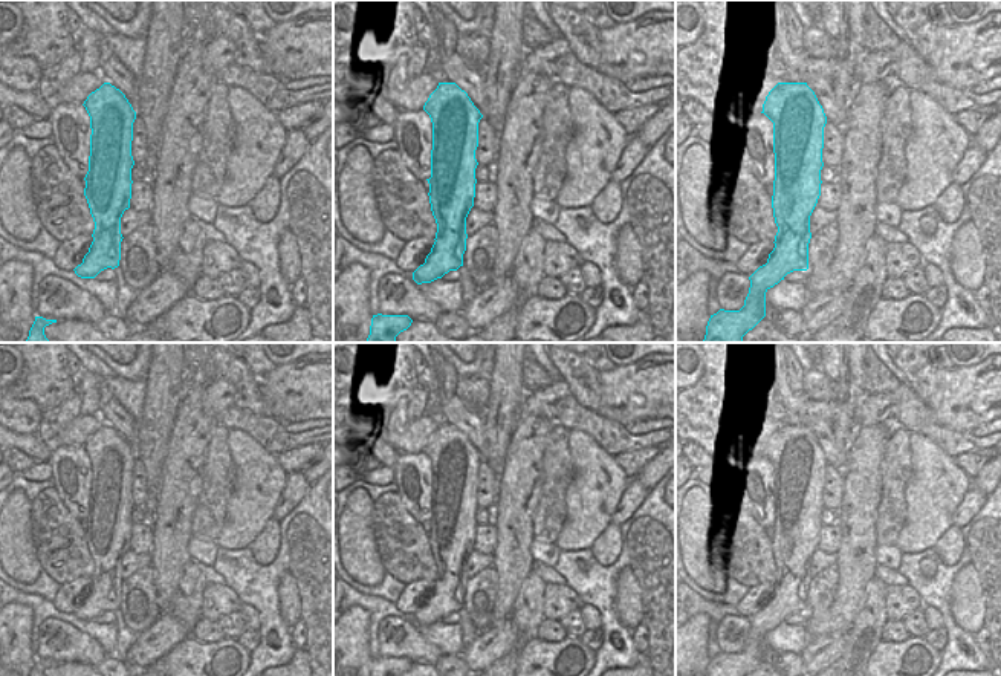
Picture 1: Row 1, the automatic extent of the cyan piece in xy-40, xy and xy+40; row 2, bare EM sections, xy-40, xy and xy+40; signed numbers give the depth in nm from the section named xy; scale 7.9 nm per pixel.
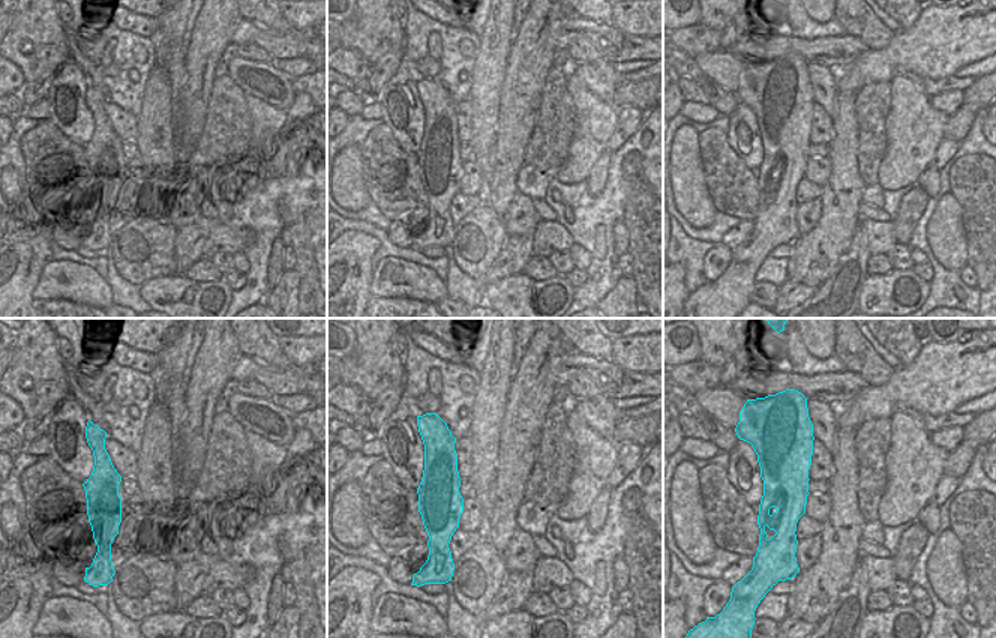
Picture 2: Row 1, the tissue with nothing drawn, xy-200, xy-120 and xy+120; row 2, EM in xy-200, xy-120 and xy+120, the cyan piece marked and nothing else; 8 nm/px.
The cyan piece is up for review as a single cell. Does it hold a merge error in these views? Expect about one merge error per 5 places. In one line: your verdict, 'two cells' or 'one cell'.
one cell

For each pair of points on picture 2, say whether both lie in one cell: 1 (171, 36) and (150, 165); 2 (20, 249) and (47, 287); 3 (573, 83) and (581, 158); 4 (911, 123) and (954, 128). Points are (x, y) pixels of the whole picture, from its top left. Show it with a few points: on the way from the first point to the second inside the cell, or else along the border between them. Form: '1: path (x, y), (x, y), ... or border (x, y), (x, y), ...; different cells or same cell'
1: path (161, 68), (158, 74), (153, 134); same cell
2: border (48, 260), (32, 297); different cells
3: path (584, 101), (585, 140); same cell
4: border (948, 117), (942, 138); different cells

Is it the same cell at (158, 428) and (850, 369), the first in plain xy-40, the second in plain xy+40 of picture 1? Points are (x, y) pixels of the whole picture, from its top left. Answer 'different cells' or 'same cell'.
same cell

